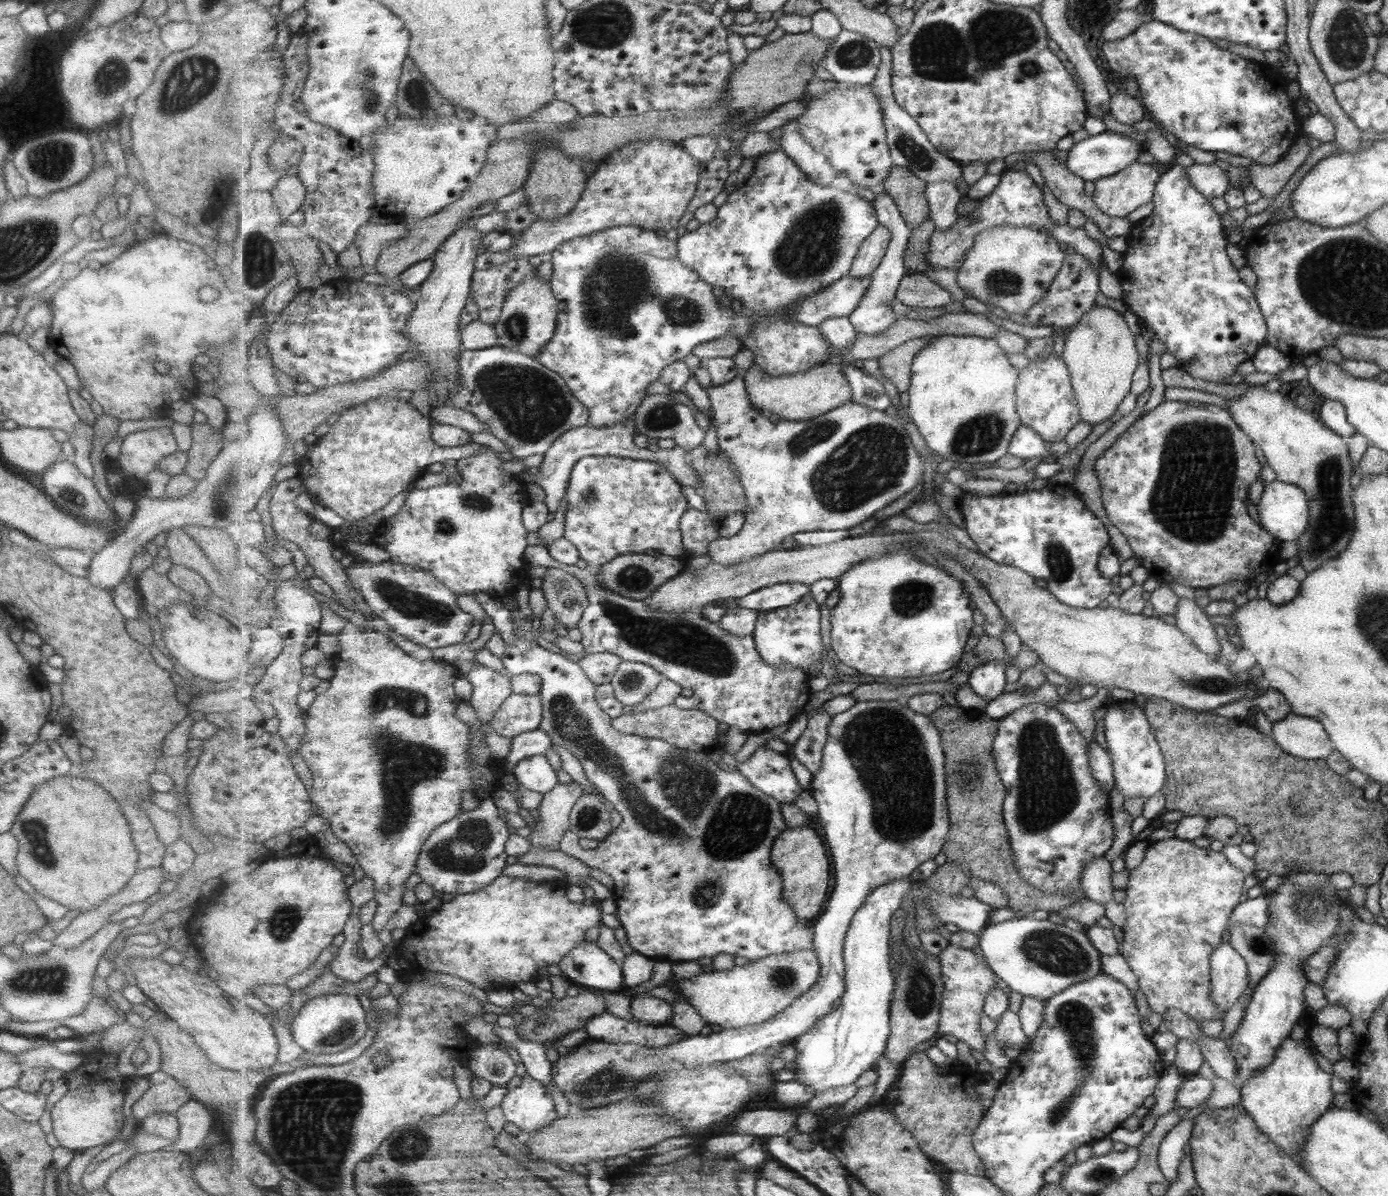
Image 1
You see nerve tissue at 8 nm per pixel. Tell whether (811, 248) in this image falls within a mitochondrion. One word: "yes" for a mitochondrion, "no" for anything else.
yes

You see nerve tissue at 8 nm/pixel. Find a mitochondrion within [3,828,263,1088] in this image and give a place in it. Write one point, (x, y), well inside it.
(47, 980)

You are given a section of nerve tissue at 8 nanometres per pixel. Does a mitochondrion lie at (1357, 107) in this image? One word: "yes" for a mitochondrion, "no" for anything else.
no

